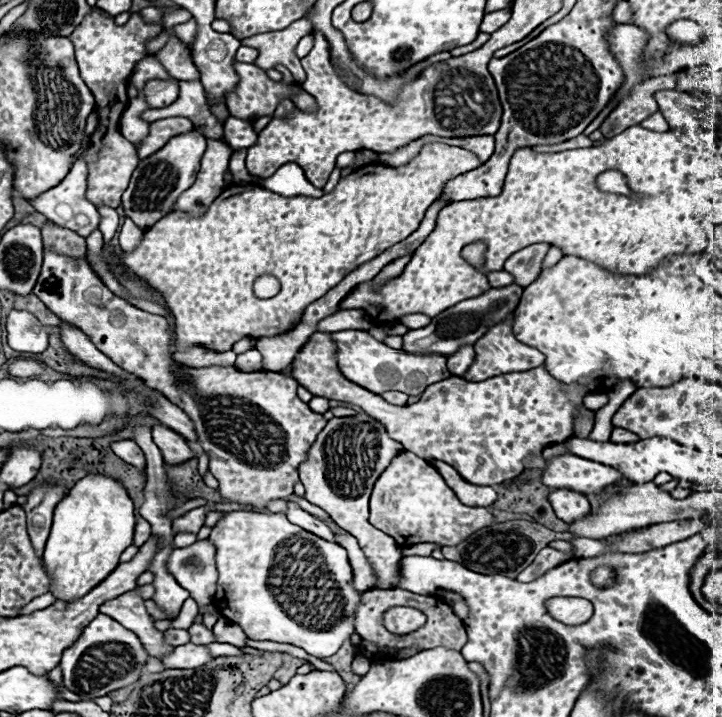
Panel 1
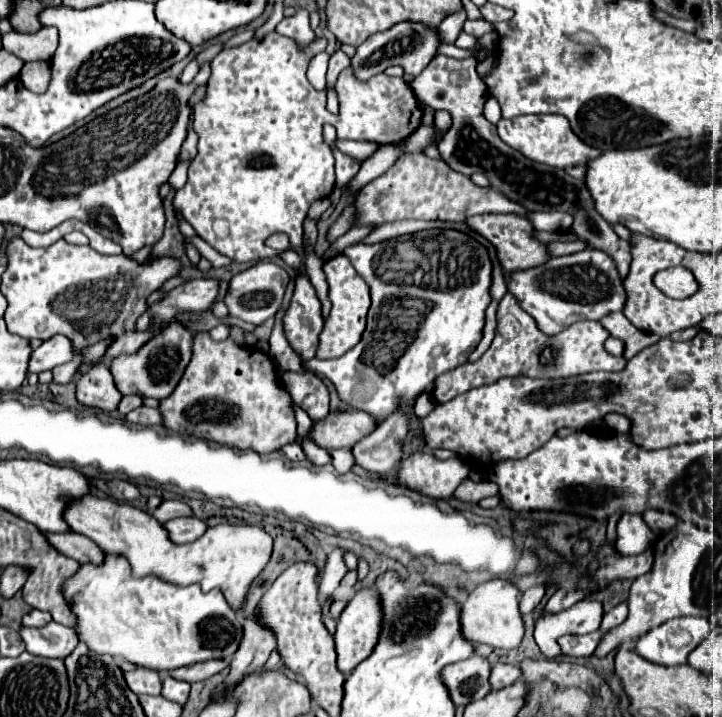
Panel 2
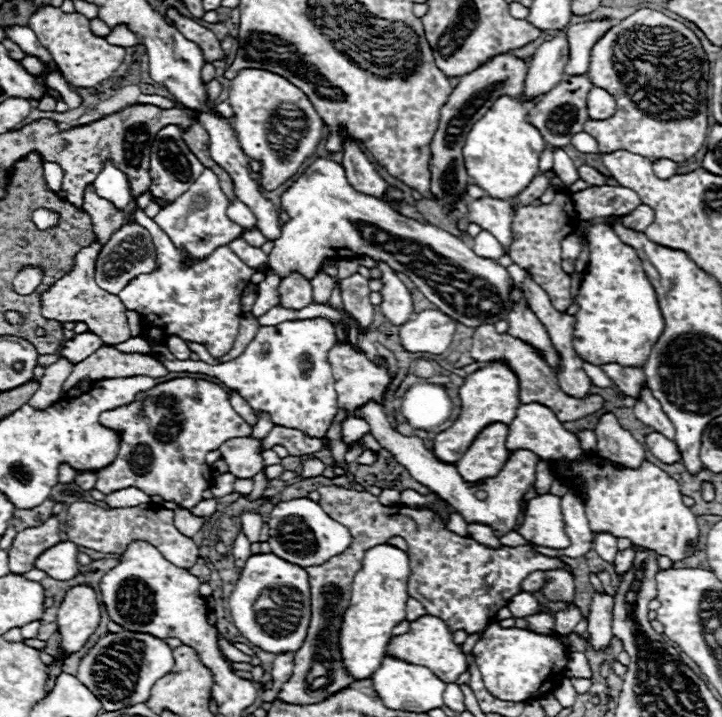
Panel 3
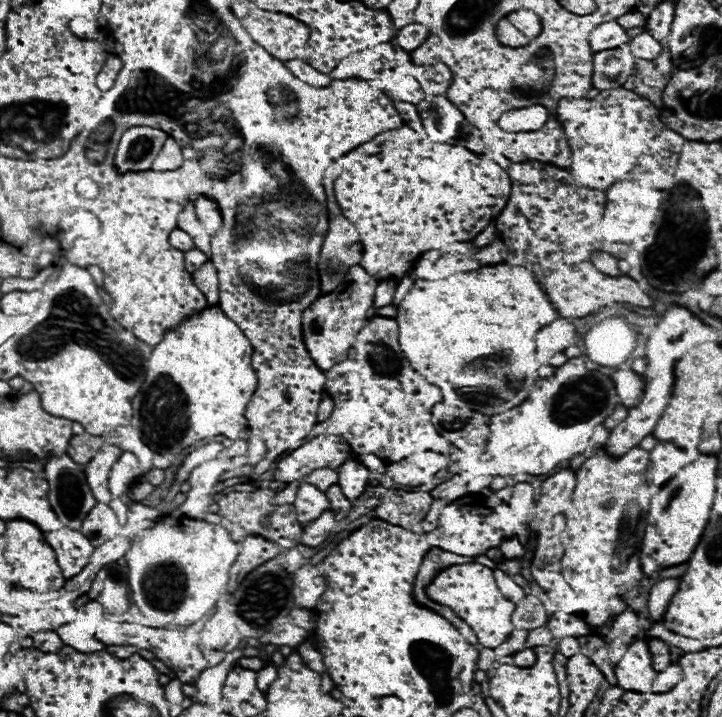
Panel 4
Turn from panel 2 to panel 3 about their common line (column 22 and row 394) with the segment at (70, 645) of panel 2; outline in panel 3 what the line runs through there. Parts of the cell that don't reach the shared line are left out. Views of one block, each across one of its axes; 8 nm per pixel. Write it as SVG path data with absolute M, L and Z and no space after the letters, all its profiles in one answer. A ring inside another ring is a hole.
M604 364L602 370L610 376L616 388L620 388L626 396L638 398L644 386L644 370L642 368L626 368L620 364Z

